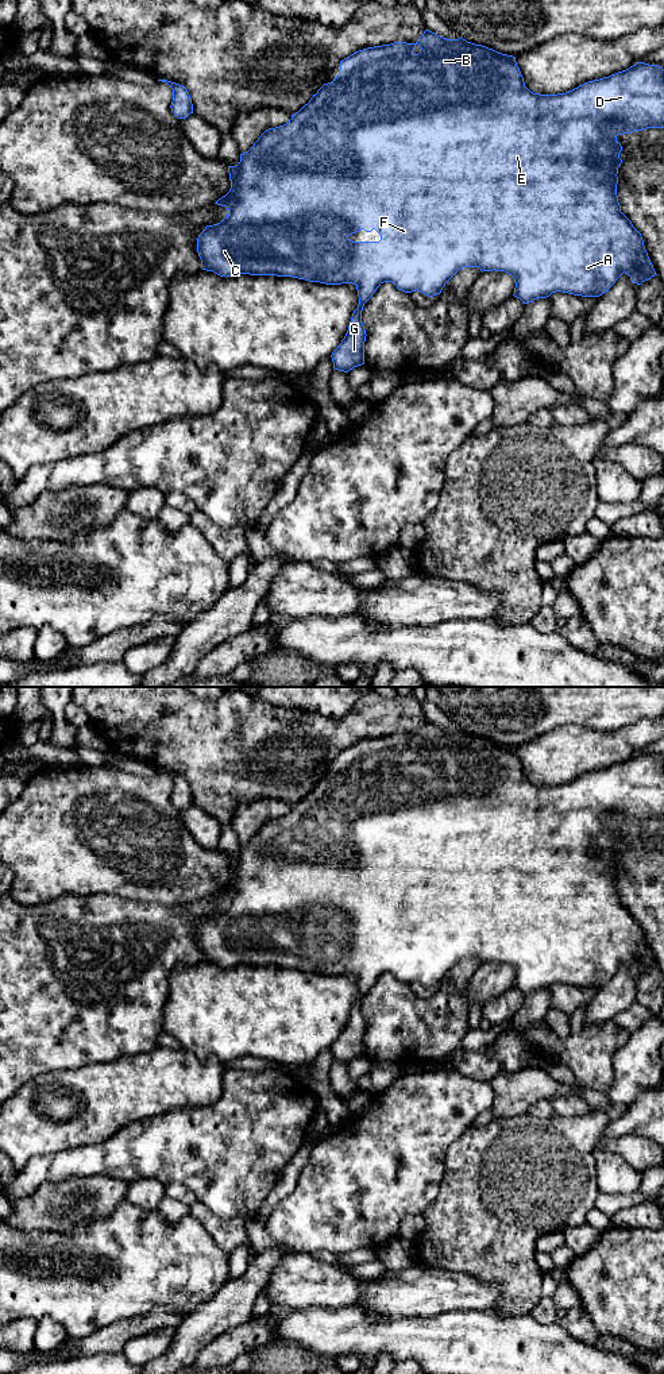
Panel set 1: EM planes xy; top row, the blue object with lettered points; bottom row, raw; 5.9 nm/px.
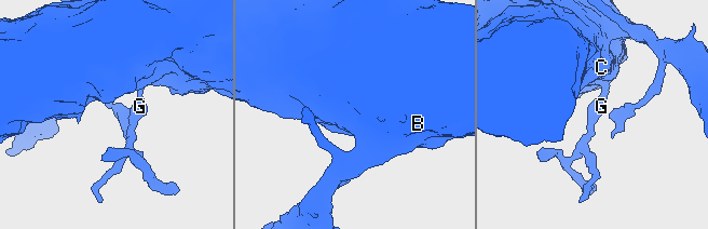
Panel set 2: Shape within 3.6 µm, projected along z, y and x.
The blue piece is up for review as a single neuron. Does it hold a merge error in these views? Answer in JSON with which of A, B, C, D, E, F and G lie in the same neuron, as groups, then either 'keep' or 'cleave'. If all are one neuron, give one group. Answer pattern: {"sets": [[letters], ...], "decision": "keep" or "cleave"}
{"sets": [["A", "B", "C", "D", "E", "F", "G"]], "decision": "keep"}

